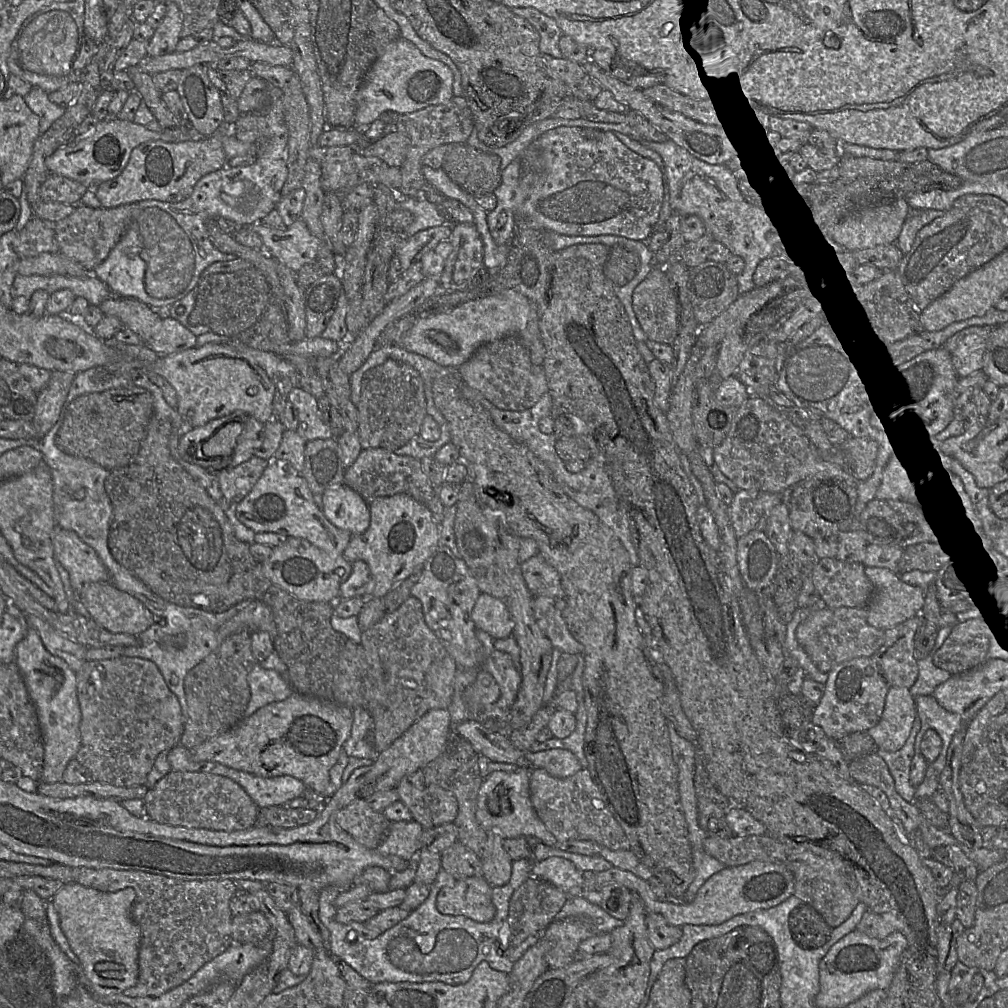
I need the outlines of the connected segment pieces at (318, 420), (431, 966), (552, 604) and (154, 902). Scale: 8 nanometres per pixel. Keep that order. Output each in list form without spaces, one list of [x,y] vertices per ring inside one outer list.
[[[296,385],[289,394],[289,401],[296,407],[299,416],[298,434],[307,442],[333,437],[331,428],[324,422],[319,411],[318,400]]]
[[[520,859],[512,862],[512,874],[509,882],[504,886],[492,887],[492,902],[495,906],[495,917],[490,922],[476,922],[462,915],[446,915],[437,910],[437,897],[443,887],[451,887],[456,883],[456,879],[442,868],[440,869],[426,900],[411,911],[409,915],[390,929],[382,932],[374,939],[357,939],[355,930],[349,924],[339,923],[335,920],[338,908],[335,906],[335,899],[340,894],[341,888],[337,886],[327,886],[319,892],[319,918],[330,932],[328,943],[329,953],[337,960],[342,960],[356,970],[370,983],[378,984],[381,982],[444,982],[451,985],[464,984],[469,981],[475,968],[483,961],[487,962],[492,969],[510,974],[514,964],[524,953],[533,946],[541,937],[536,933],[528,936],[517,946],[511,944],[511,932],[508,923],[509,902],[514,891],[523,884],[531,875],[533,859]]]
[[[533,596],[532,598],[535,621],[553,648],[562,653],[581,655],[583,646],[567,628],[562,615],[564,607],[564,598],[548,596]]]
[[[73,868],[73,881],[101,892],[115,893],[125,888],[136,891],[131,909],[133,921],[140,927],[142,938],[139,949],[137,984],[124,991],[129,997],[156,997],[181,985],[200,968],[225,952],[236,941],[232,935],[233,914],[230,901],[240,889],[233,880],[182,880],[164,875],[135,870]]]

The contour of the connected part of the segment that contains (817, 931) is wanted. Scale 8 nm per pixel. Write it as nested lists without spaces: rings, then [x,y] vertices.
[[[804,902],[791,911],[788,927],[793,940],[803,949],[824,945],[833,929],[812,906]]]

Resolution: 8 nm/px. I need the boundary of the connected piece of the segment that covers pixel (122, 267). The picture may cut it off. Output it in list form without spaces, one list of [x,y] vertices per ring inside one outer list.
[[[269,87],[269,107],[264,115],[265,130],[258,139],[258,153],[252,165],[242,167],[225,166],[202,177],[195,185],[192,194],[179,202],[144,200],[132,205],[129,227],[120,241],[111,250],[91,274],[83,277],[64,275],[31,275],[17,274],[12,284],[11,293],[14,298],[24,296],[31,298],[37,290],[44,290],[50,295],[58,290],[69,289],[76,297],[83,297],[90,305],[99,306],[104,300],[118,296],[139,300],[151,308],[169,308],[178,300],[195,289],[203,277],[204,270],[218,261],[232,261],[237,256],[220,252],[209,239],[206,222],[210,219],[223,217],[234,221],[240,227],[250,226],[276,209],[281,200],[281,189],[287,179],[287,142],[288,128],[284,119],[284,103],[282,88]]]

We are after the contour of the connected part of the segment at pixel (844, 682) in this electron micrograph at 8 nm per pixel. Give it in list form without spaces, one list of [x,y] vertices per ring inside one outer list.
[[[873,657],[842,662],[828,673],[823,696],[814,707],[811,721],[832,739],[839,739],[849,733],[867,732],[881,718],[889,687]]]

